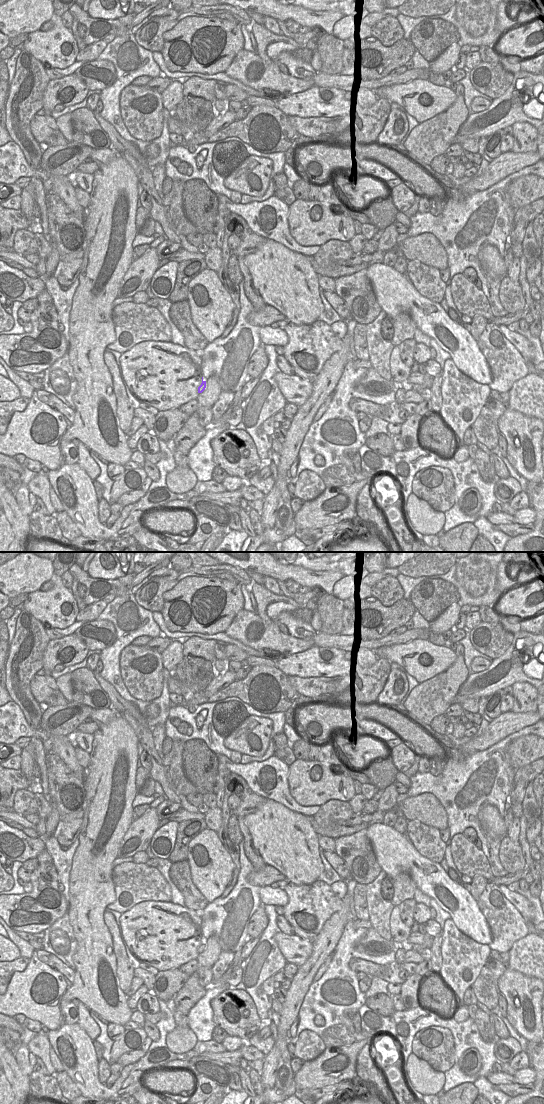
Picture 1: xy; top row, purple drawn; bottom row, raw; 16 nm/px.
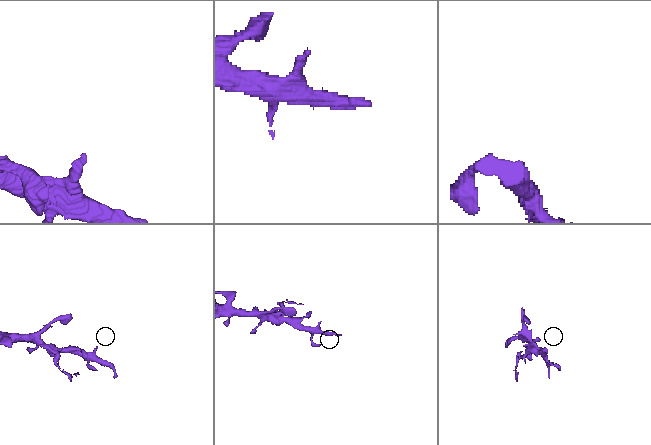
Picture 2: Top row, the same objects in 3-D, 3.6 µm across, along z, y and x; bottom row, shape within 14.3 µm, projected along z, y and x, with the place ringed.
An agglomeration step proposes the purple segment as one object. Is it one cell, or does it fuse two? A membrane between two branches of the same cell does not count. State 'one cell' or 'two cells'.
one cell

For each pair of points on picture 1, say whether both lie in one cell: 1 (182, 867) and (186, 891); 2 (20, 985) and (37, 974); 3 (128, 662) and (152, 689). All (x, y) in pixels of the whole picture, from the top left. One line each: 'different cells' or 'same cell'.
1: same cell
2: same cell
3: same cell

